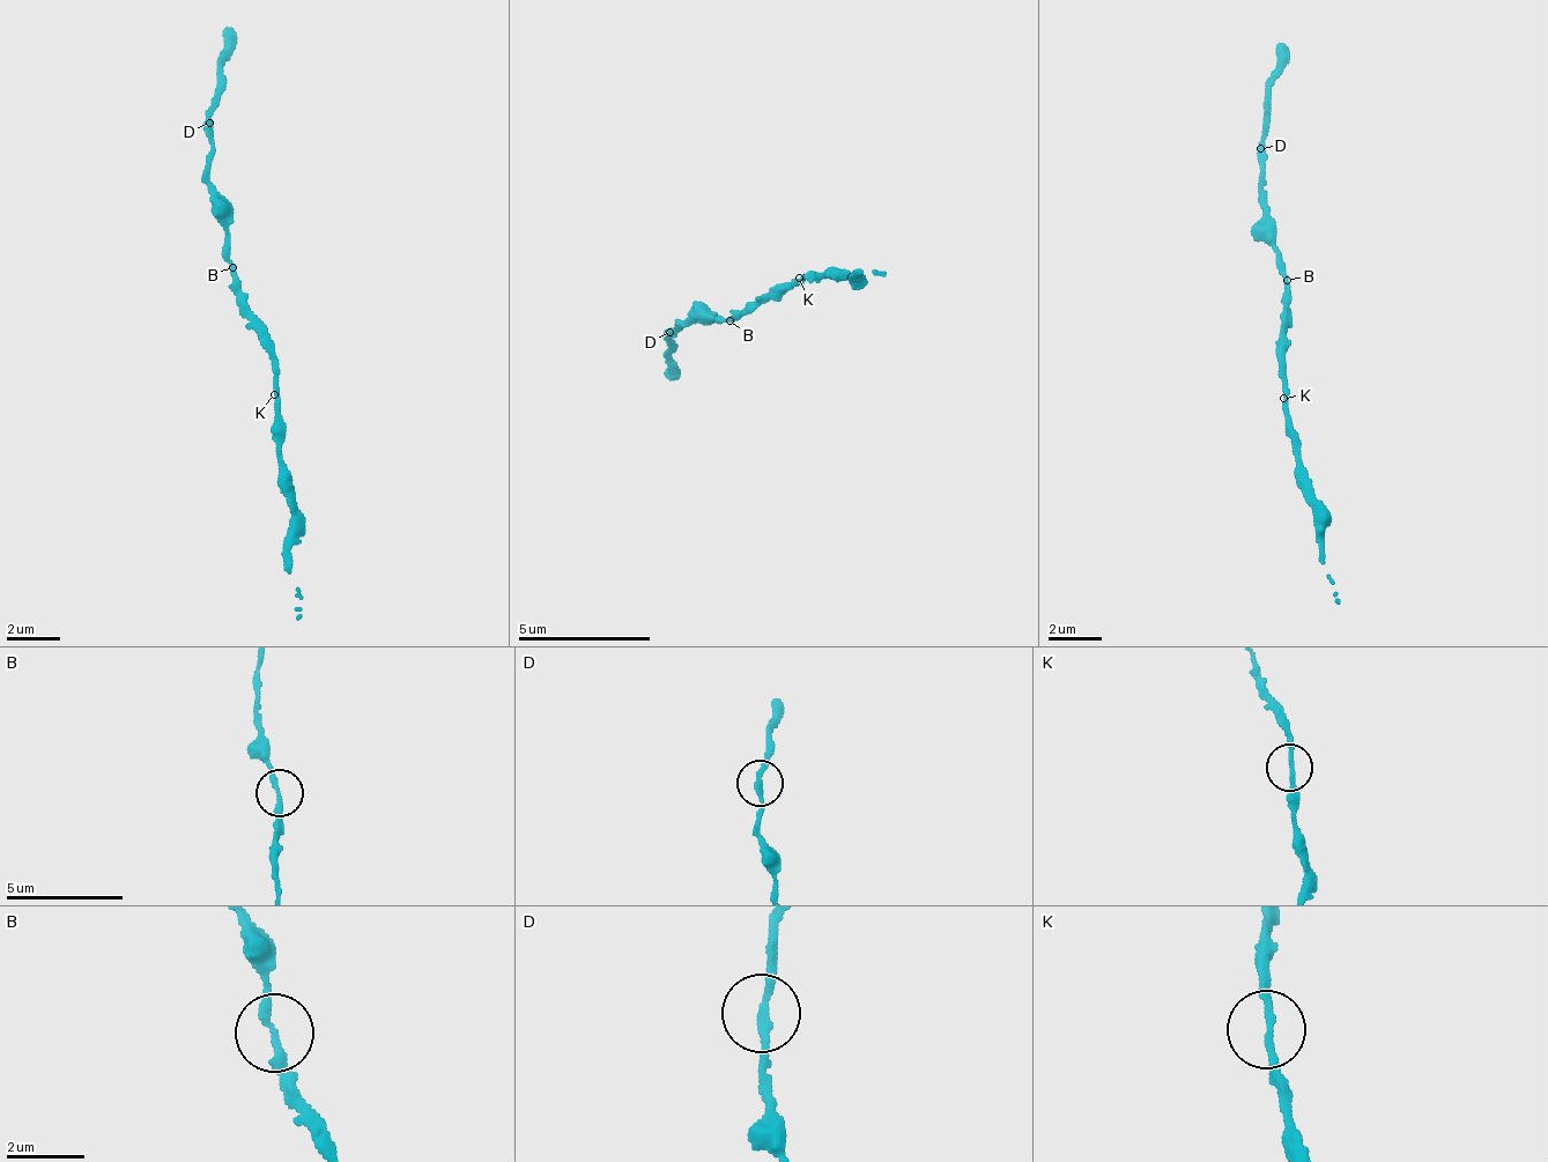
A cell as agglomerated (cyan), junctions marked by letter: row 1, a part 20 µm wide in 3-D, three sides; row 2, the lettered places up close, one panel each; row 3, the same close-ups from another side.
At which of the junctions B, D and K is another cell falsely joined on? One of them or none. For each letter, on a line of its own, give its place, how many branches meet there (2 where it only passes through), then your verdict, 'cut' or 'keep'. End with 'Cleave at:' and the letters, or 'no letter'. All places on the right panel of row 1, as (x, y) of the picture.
B: place (1287, 280); branches 2; keep
D: place (1260, 148); branches 2; keep
K: place (1283, 398); branches 2; keep
Cleave at: no letter

